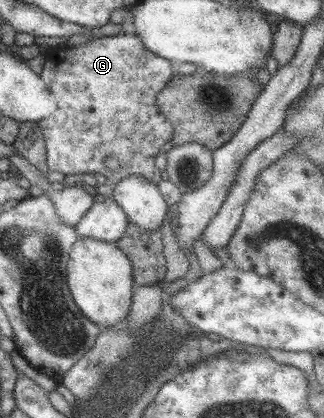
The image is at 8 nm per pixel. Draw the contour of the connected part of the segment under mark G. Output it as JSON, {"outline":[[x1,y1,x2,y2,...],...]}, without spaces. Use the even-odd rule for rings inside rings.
{"outline":[[135,33,91,38,76,48,62,46,48,49,38,76,54,95,56,108,49,117,37,123,44,137,45,161,50,171,60,171,65,176,100,173,111,184,132,175,141,175,147,181,159,183,164,176,153,164,153,159,161,146,172,138,173,126,161,115,156,95,172,75,169,60,150,53],[107,157,117,159,117,170,105,168,103,161]]}

